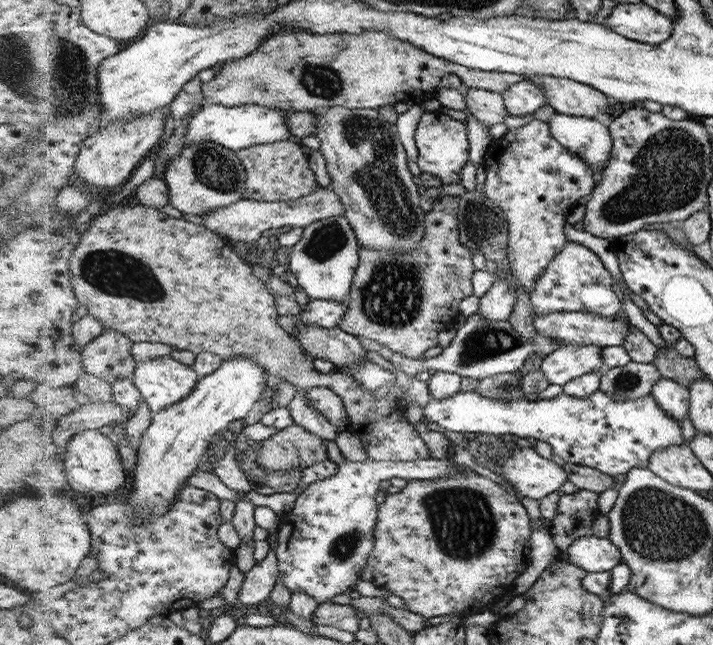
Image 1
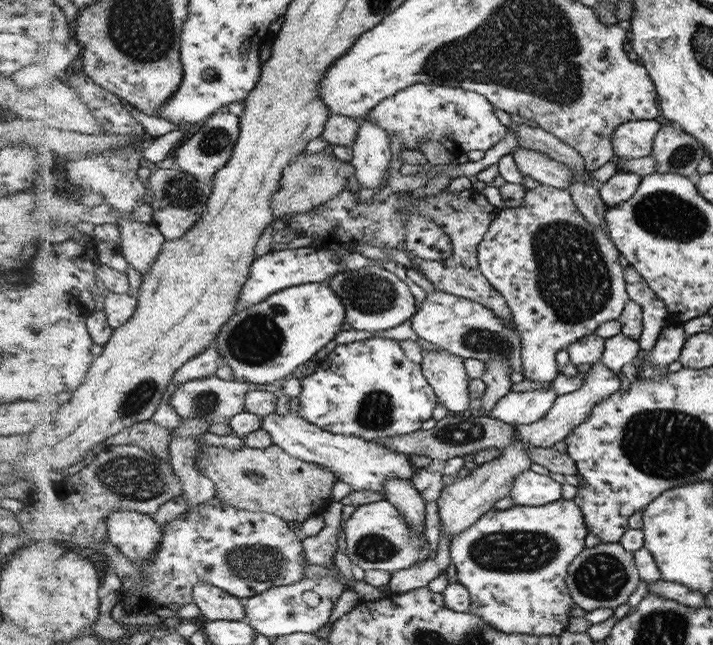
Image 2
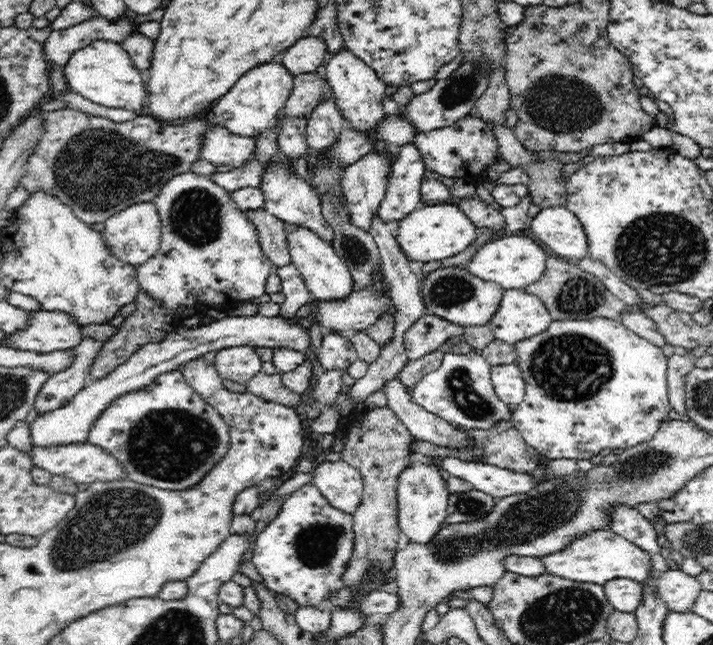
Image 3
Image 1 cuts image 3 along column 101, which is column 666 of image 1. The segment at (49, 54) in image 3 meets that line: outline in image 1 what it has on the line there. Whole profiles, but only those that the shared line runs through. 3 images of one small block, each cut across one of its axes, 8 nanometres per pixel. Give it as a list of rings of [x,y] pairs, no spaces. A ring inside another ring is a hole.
[[[644,2],[639,4],[618,3],[612,14],[604,18],[608,29],[644,45],[662,44],[674,30],[667,17]]]

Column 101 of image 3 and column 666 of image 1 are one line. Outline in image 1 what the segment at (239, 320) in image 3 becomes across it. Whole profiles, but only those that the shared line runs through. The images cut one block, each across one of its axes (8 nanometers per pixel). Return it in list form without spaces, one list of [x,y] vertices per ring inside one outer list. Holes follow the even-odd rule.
[[[670,378],[658,380],[651,392],[658,407],[674,421],[682,423],[689,416],[689,389]]]

